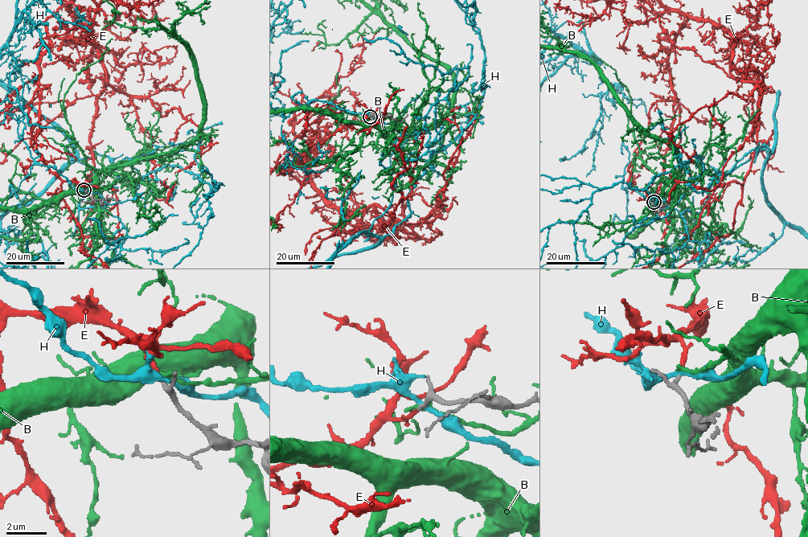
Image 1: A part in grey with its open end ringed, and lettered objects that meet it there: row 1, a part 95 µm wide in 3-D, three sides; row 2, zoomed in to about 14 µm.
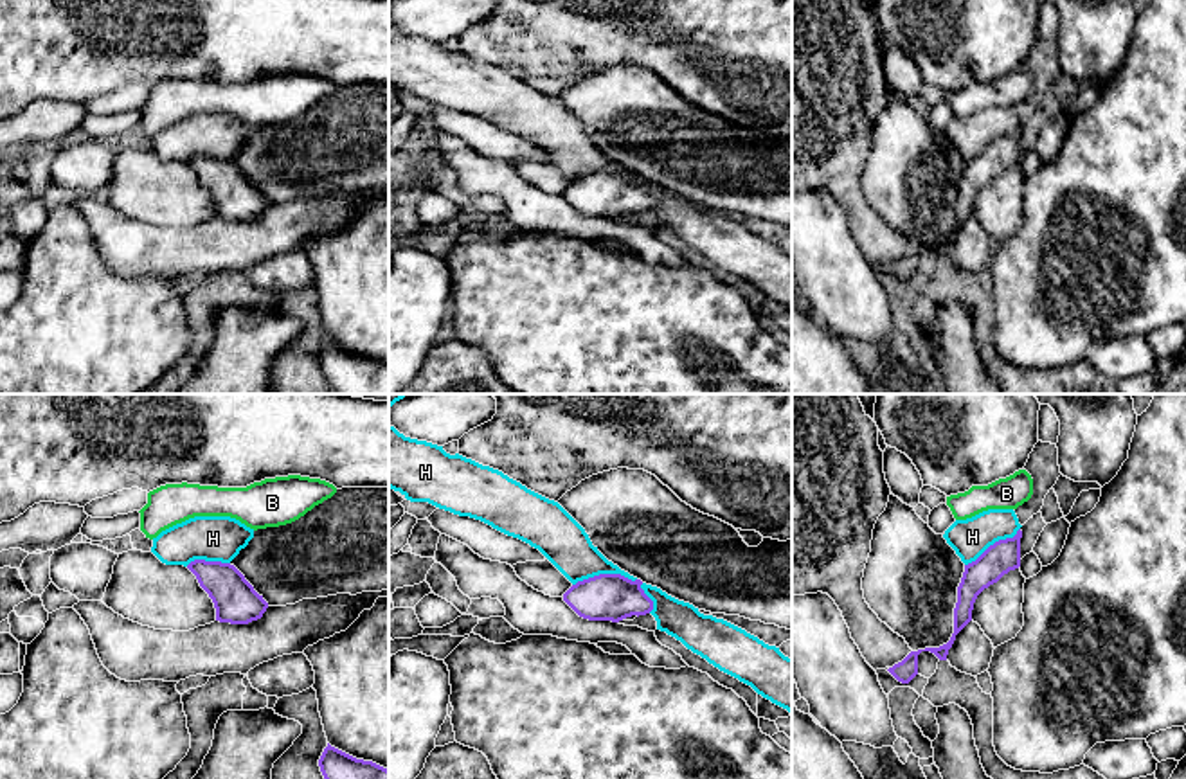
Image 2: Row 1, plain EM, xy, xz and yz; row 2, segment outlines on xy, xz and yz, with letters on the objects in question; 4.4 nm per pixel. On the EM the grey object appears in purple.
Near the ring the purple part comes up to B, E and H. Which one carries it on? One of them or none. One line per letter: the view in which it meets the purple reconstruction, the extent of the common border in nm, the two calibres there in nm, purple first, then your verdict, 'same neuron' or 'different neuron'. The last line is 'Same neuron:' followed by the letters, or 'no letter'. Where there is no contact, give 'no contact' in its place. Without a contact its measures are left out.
B: no contact | different neuron
E: no contact | same neuron
H: xz | 280 nm | 200/220 nm | different neuron
Same neuron: E

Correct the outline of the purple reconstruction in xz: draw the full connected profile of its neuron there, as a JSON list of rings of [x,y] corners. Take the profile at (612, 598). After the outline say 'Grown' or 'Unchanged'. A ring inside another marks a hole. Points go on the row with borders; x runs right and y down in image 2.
[[[599,574],[572,585],[563,601],[583,619],[619,622],[653,610],[641,585],[641,579],[632,581],[621,574]]]. Unchanged

